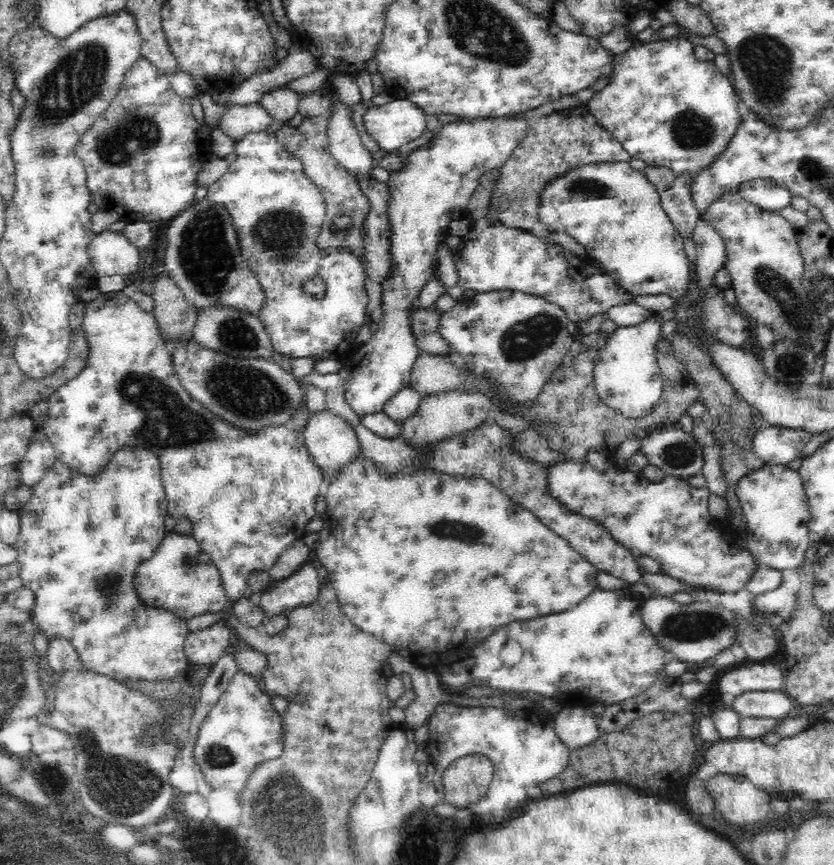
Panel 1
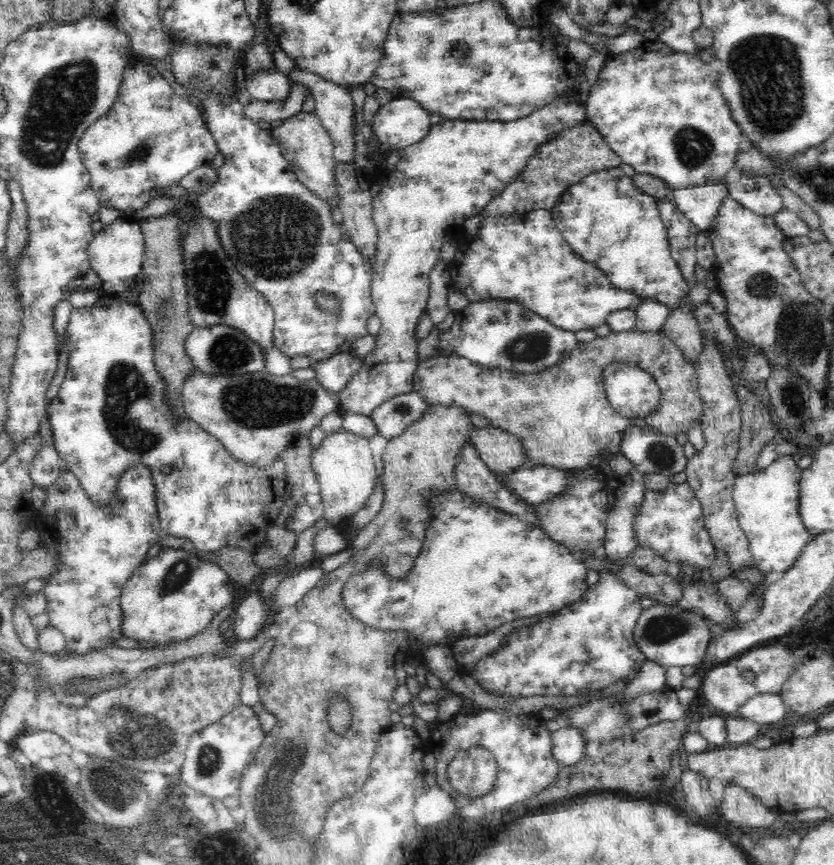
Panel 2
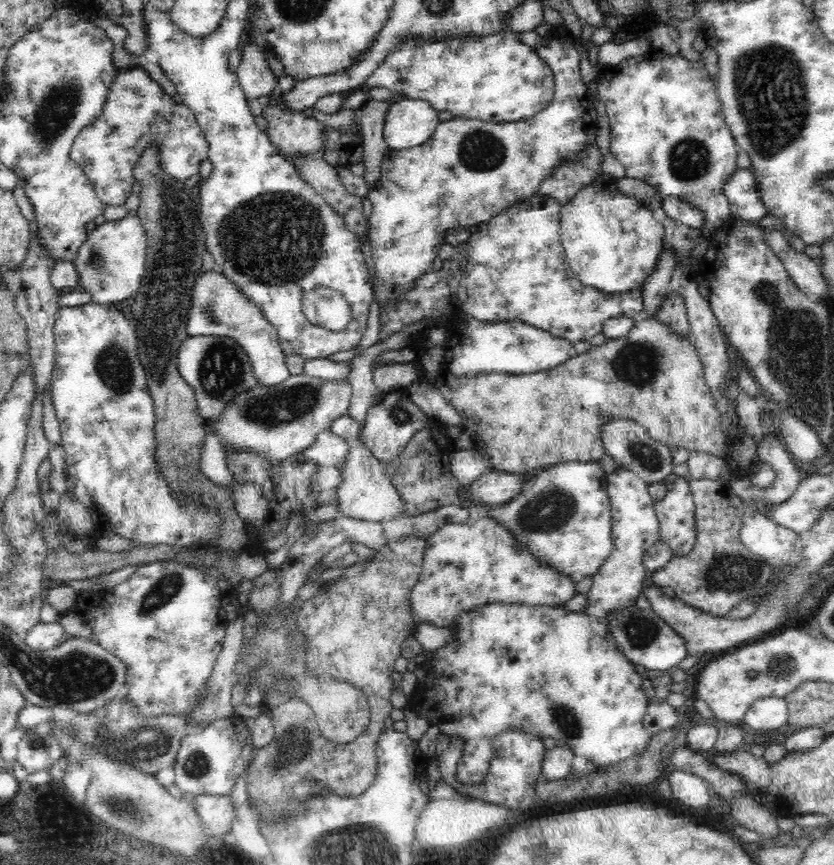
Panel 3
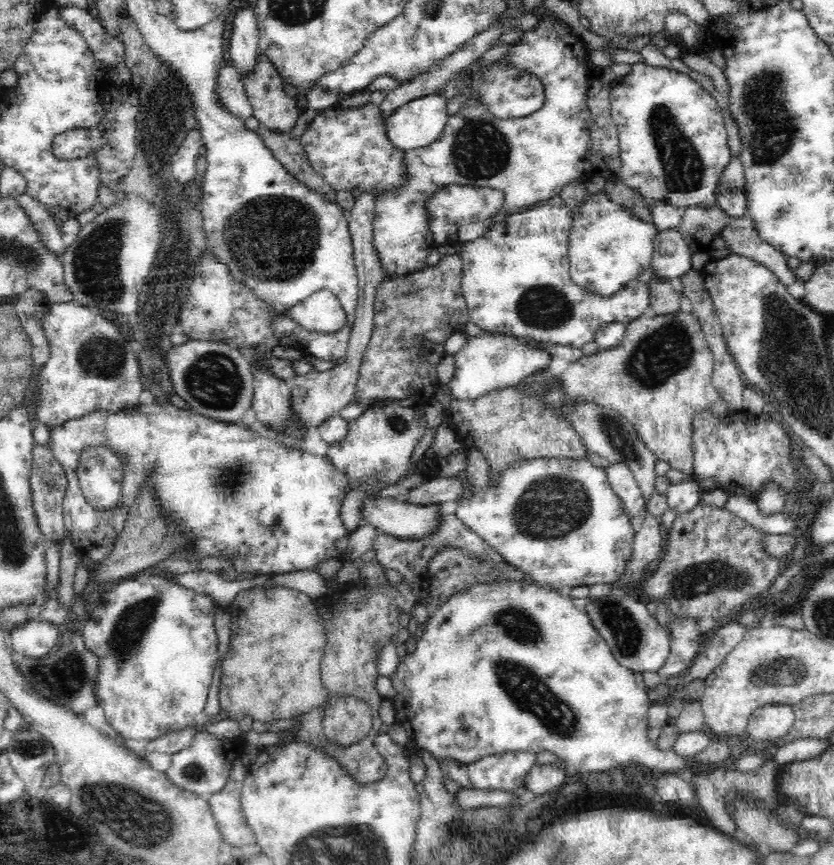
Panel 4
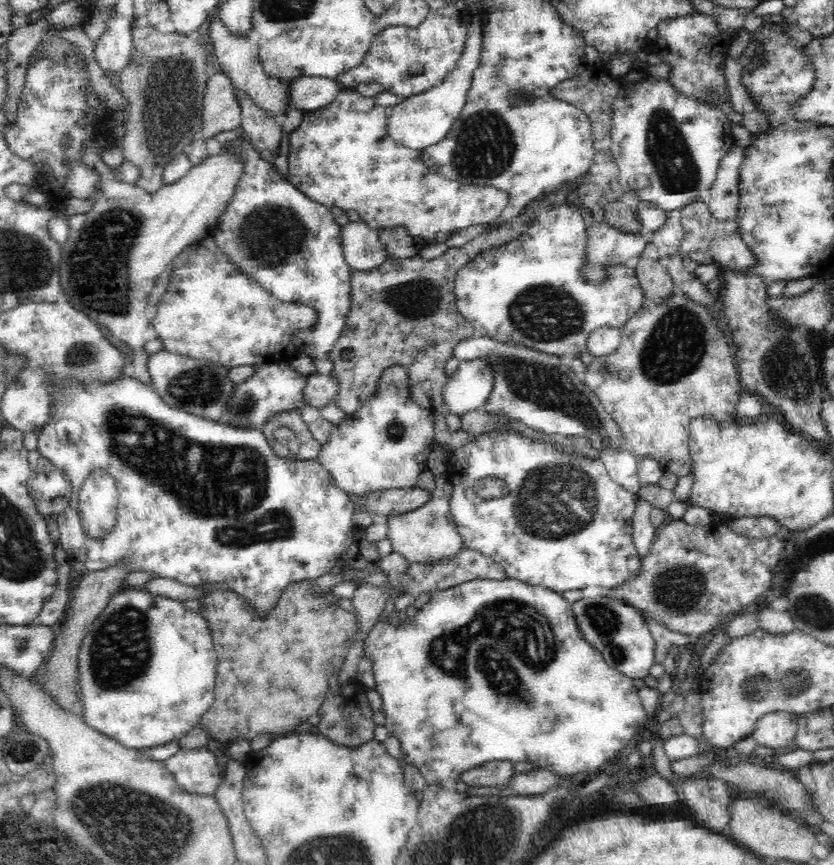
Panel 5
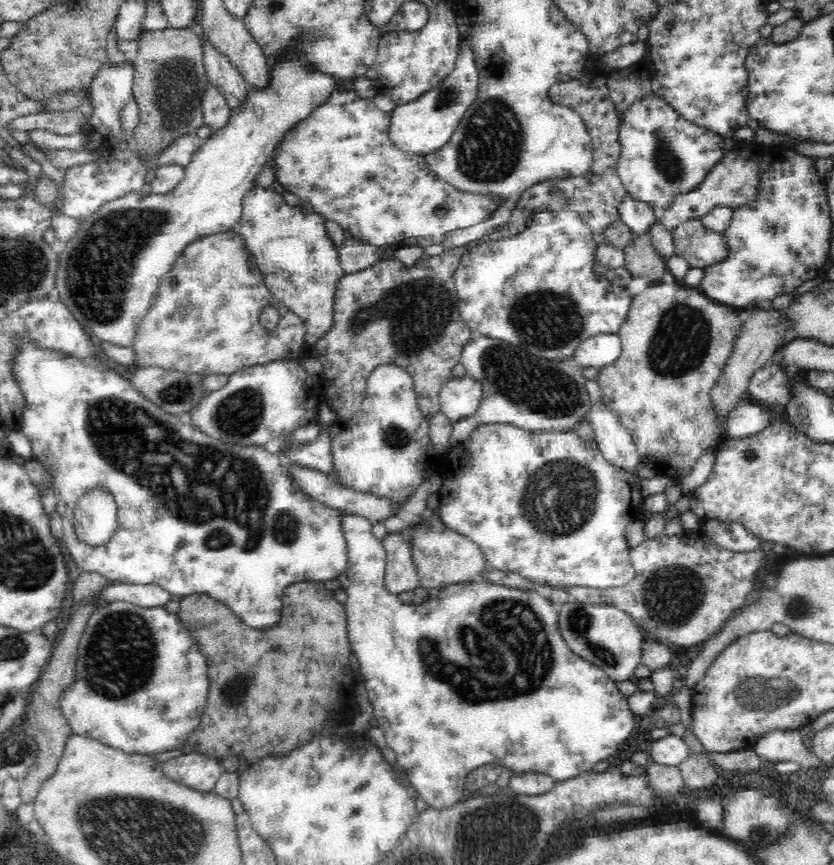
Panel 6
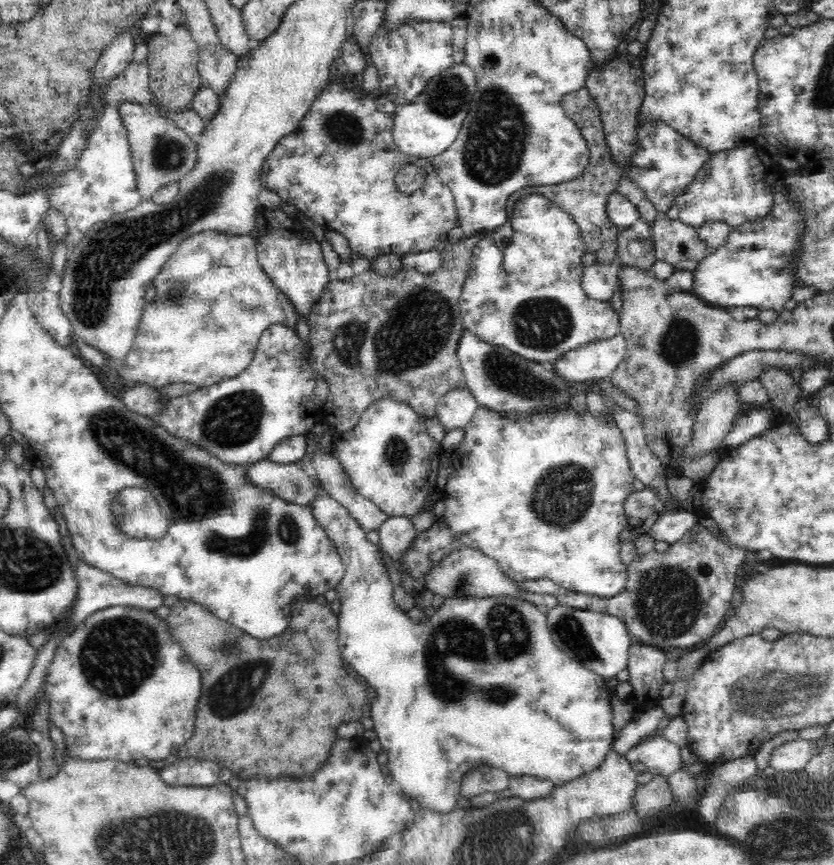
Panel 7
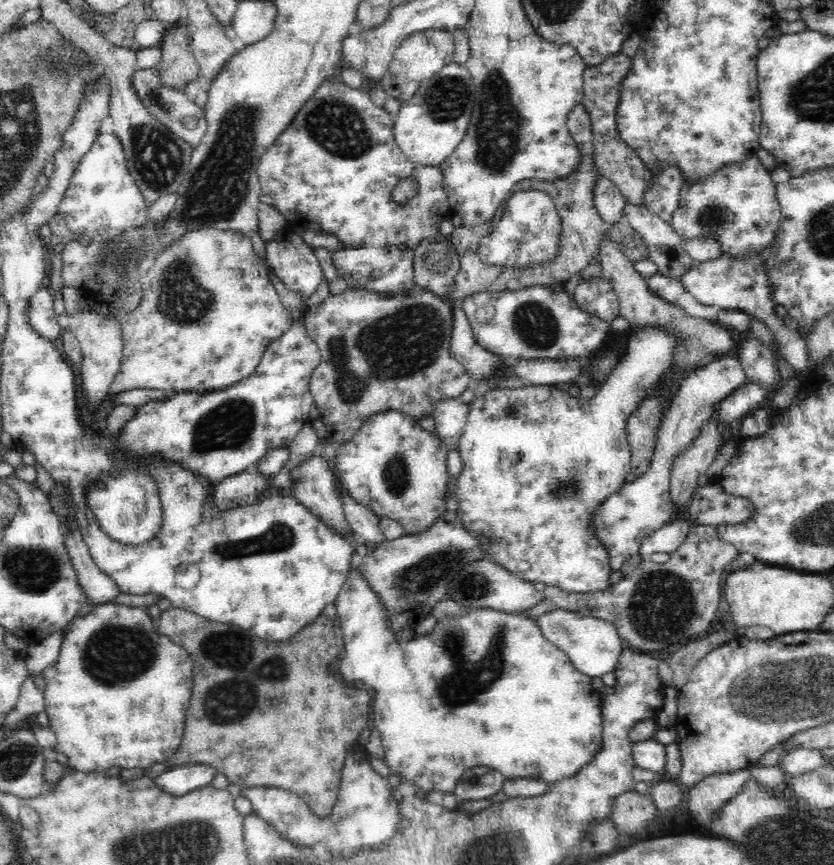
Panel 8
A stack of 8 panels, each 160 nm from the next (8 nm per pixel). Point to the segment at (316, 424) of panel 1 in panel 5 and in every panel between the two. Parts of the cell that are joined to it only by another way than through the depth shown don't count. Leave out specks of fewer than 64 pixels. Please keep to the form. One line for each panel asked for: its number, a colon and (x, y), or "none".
2: (344, 464)
3: (365, 494)
4: (405, 520)
5: (427, 534)

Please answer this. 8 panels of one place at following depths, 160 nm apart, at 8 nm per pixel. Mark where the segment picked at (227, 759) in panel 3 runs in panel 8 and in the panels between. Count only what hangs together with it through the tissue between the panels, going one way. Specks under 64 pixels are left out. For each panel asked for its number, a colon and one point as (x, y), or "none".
4: (203, 767)
5: (197, 770)
6: (198, 771)
7: (197, 772)
8: (184, 778)

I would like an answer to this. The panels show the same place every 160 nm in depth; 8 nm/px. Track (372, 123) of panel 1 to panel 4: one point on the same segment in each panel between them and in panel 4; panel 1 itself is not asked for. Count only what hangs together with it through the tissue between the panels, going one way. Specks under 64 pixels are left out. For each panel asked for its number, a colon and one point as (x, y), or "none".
2: (402, 122)
3: (408, 123)
4: (416, 124)

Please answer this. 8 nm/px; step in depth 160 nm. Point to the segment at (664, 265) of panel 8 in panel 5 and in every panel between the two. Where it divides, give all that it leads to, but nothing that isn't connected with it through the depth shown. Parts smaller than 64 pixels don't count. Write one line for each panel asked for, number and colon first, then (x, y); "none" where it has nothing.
5: (709, 240)
6: (701, 247)
7: (678, 244)

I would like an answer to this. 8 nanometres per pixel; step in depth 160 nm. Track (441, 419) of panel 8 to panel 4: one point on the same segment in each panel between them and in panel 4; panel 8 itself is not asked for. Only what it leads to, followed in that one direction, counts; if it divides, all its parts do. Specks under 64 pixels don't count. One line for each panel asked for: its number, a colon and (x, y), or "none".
4: (485, 362)
5: (469, 387)
6: (460, 397)
7: (455, 410)

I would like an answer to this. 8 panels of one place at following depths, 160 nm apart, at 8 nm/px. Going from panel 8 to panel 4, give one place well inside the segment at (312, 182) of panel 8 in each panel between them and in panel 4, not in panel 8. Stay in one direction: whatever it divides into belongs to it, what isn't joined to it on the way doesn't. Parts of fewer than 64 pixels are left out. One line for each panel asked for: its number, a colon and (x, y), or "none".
4: (349, 146)
5: (341, 155)
6: (340, 162)
7: (338, 167)

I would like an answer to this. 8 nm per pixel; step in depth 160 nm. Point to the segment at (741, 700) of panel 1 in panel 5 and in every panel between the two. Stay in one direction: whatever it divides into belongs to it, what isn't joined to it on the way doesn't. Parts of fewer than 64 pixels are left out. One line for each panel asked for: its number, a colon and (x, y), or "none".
2: (764, 708)
3: (769, 713)
4: (768, 723)
5: (776, 729)

